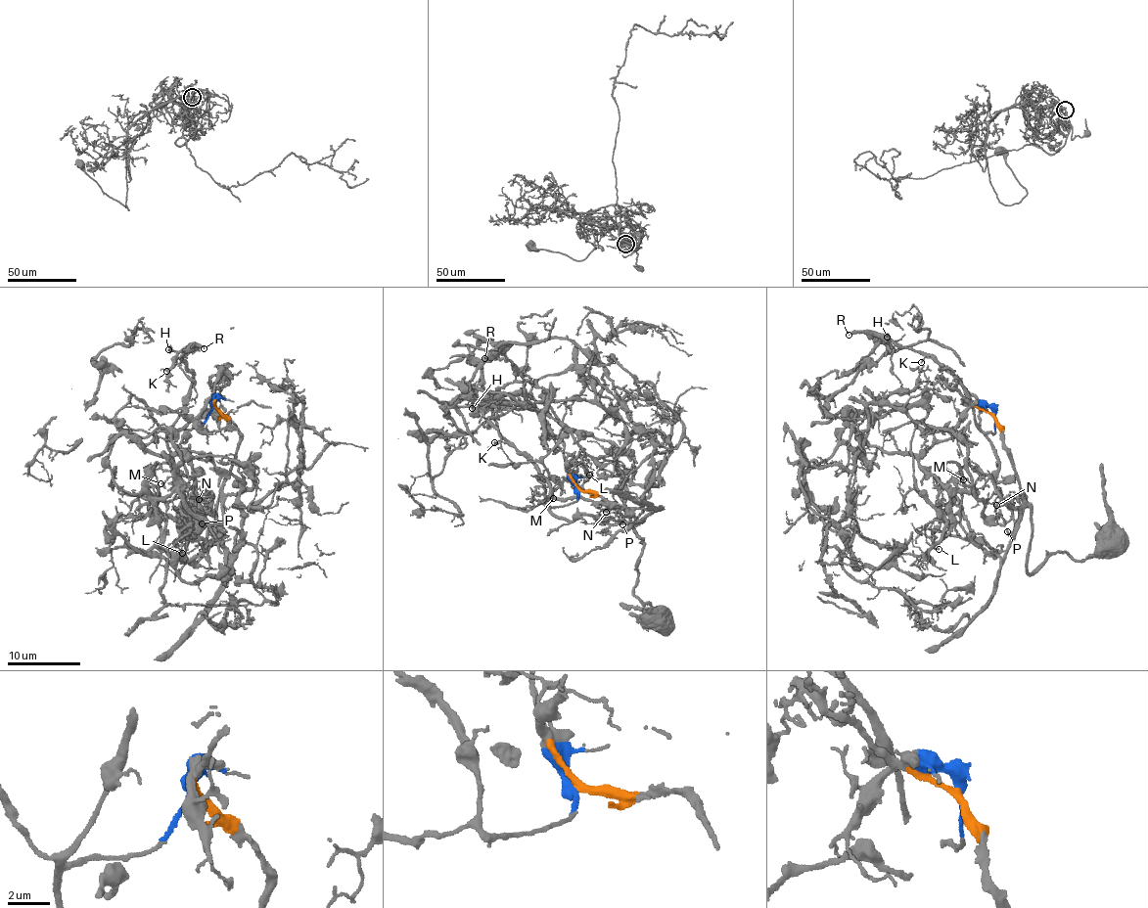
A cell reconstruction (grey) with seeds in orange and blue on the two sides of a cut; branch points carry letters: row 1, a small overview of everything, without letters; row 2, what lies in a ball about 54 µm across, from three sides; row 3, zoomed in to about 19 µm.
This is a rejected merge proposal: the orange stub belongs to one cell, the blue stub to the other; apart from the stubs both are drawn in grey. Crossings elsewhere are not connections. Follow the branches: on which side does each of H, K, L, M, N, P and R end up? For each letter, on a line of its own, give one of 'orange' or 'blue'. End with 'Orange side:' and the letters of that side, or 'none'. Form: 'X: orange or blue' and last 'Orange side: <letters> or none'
H: blue
K: blue
L: orange
M: orange
N: orange
P: orange
R: blue
Orange side: L, M, N, P

